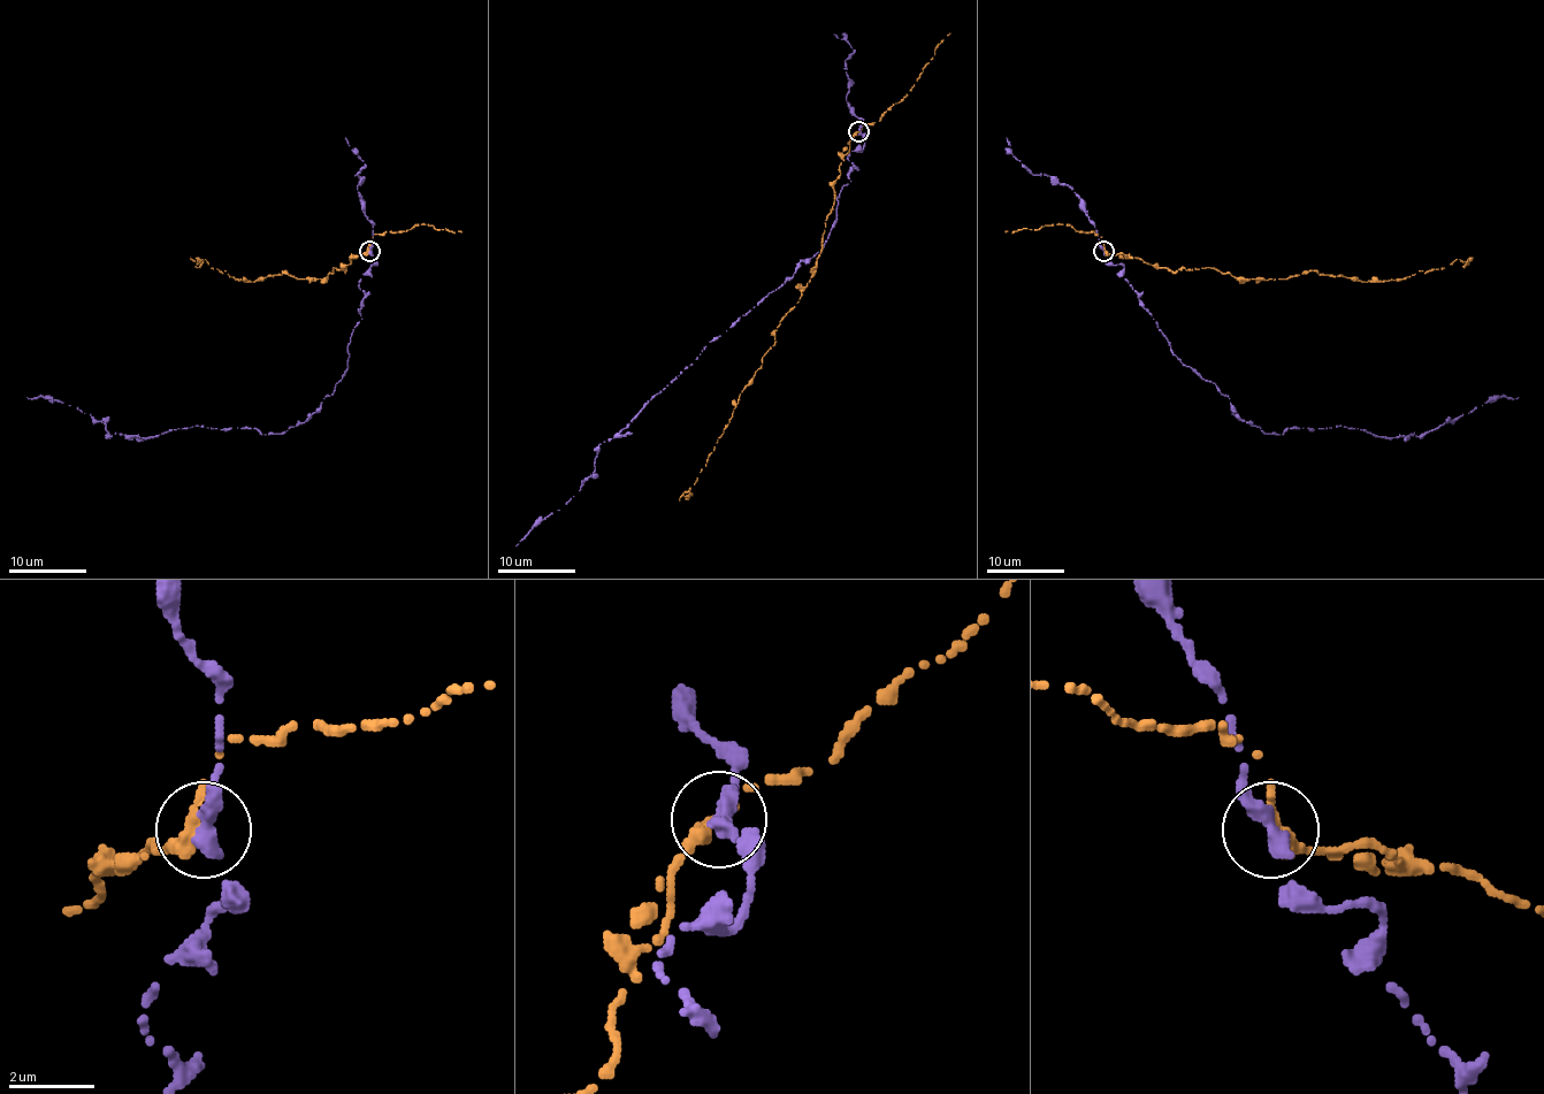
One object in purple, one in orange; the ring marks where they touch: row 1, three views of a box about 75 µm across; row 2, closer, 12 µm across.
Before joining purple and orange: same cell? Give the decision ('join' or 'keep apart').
keep apart

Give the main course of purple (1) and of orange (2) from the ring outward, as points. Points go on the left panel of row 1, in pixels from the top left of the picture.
1: (371, 250), (346, 370), (282, 433), (195, 425), (109, 437), (90, 413), (28, 398)
2: (368, 250), (351, 258), (345, 272), (333, 267), (326, 280), (296, 280), (287, 272), (244, 281), (191, 258)

